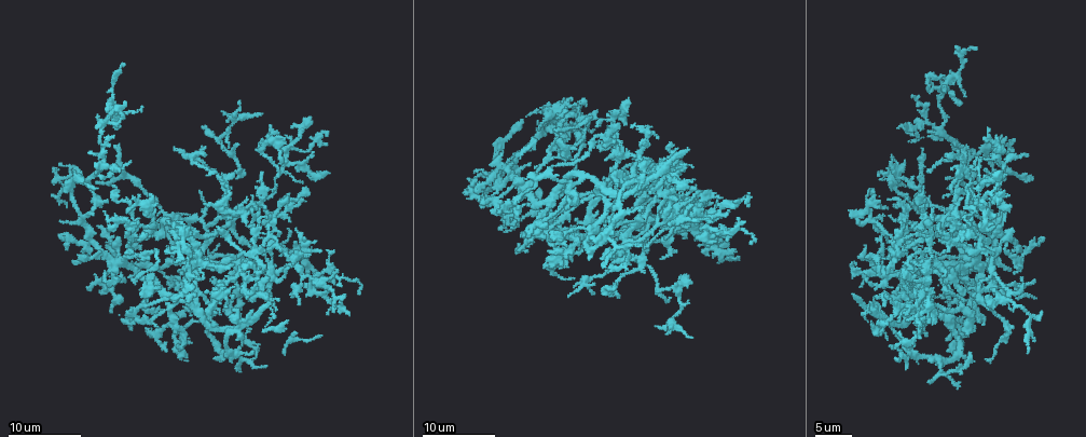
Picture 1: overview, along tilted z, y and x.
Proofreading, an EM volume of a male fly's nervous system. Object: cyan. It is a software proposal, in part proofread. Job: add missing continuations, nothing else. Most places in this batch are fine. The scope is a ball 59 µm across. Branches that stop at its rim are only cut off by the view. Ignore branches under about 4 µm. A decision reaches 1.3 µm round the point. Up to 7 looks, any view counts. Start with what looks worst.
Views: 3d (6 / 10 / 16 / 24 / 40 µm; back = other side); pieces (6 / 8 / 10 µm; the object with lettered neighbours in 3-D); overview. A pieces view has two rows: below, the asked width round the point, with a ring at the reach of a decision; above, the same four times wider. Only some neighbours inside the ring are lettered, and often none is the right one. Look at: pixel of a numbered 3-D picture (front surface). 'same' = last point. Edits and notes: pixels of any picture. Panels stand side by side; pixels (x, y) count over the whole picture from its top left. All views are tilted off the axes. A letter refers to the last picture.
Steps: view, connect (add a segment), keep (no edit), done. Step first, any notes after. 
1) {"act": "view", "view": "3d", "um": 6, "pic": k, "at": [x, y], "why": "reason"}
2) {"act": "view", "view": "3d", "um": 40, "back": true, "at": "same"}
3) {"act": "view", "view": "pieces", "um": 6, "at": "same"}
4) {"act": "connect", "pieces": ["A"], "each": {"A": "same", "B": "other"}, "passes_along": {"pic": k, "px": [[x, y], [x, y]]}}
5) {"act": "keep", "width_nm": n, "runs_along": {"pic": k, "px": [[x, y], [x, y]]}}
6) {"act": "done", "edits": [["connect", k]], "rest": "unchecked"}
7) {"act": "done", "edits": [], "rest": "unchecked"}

{"act": "view", "view": "3d", "um": 16, "pic": 1, "at": [1006, 140], "why": "an open end"}

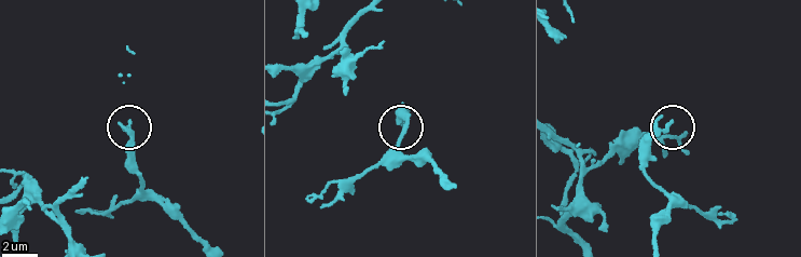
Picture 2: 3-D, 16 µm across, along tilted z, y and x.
{"act": "view", "view": "pieces", "um": 6, "pic": 2, "at": [130, 123], "why": "see the neighbours"}

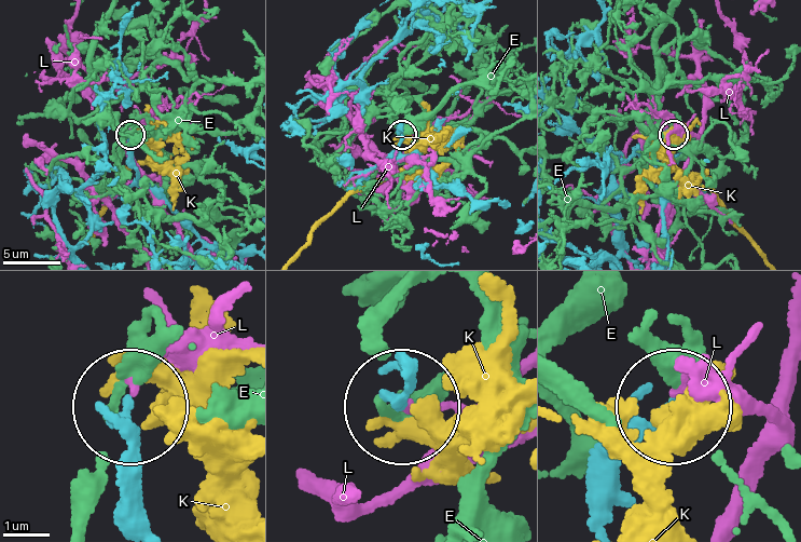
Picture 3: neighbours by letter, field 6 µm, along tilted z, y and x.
{"act": "keep", "each": {"E": "other", "K": "other", "L": "other"}, "runs_along": {"pic": 3, "px": [[149, 524], [129, 408]]}, "found": "none of them fits"}

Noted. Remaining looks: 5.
{"act": "view", "view": "3d", "um": 16, "pic": 1, "at": [988, 357], "why": "end of a long branch"}

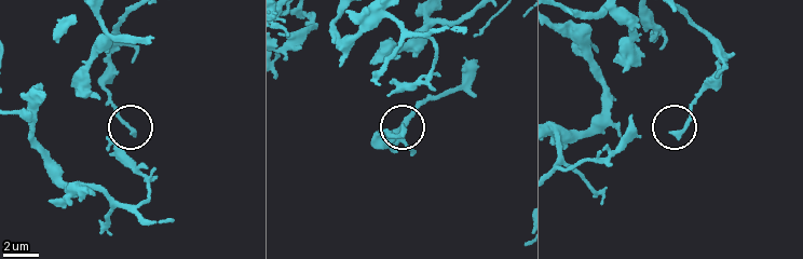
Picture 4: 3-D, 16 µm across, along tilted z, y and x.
{"act": "view", "view": "pieces", "um": 8, "pic": 4, "at": [130, 132], "why": "what lies round it"}

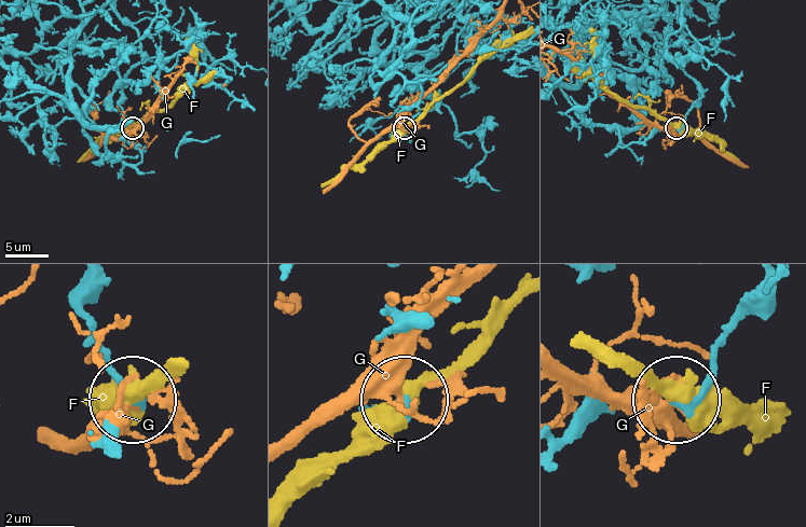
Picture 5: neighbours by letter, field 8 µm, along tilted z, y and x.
{"act": "keep", "width_nm": 260, "each": {"F": "other", "G": "other"}, "found": "no lettered segment goes on from it"}

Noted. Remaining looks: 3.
{"act": "view", "view": "3d", "um": 24, "pic": 1, "at": [991, 303], "why": "branch stops here"}

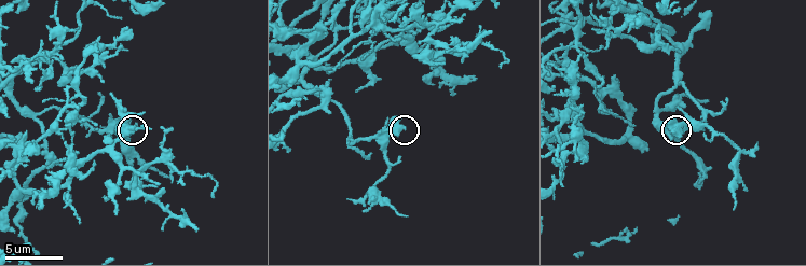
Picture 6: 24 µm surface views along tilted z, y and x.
{"act": "view", "view": "pieces", "um": 6, "pic": 6, "at": [402, 129]}

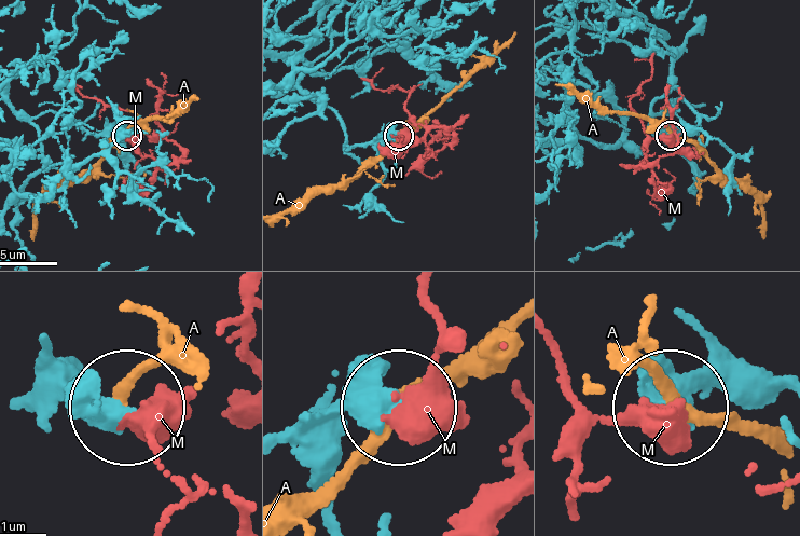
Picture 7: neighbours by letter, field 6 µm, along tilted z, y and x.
{"act": "keep", "each": {"A": "other", "M": "other"}, "runs_along": {"pic": 7, "px": [[37, 397], [124, 407]]}, "found": "no lettered segment goes on from it"}

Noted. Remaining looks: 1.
{"act": "done", "edits": [], "rest": "unchecked"}

